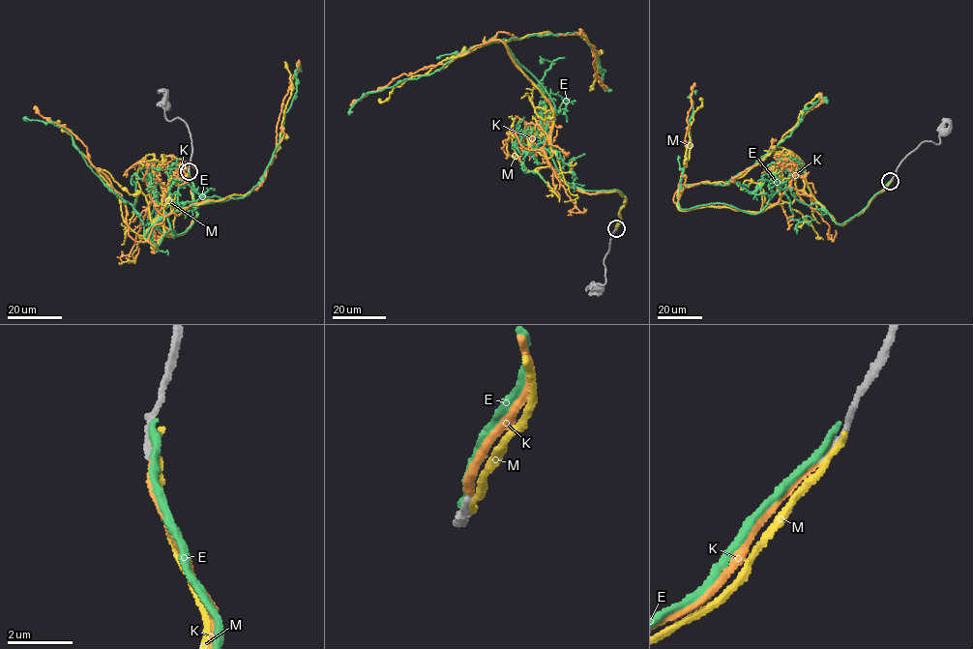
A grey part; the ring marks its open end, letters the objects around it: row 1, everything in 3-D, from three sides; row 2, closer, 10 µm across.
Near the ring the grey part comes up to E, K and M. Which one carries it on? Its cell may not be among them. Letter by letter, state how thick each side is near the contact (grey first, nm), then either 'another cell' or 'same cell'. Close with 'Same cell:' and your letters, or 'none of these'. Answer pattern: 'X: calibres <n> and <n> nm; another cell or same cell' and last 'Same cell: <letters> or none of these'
E: calibres 240 and 280 nm; another cell
K: calibres 200 and 220 nm; same cell
M: calibres 260 and 240 nm; another cell
Same cell: K

